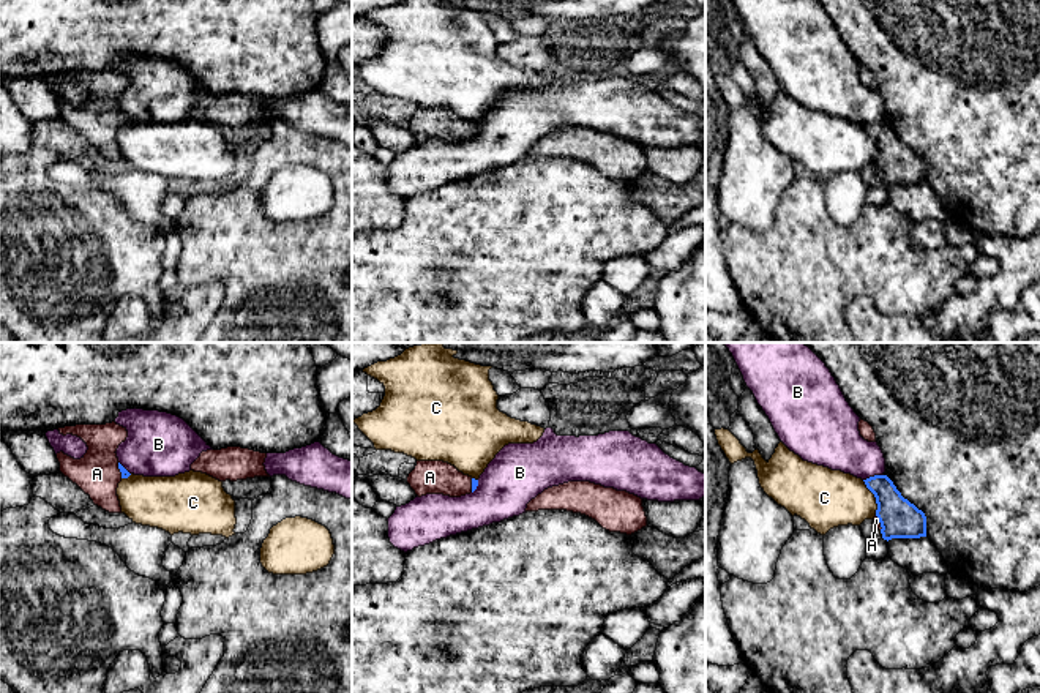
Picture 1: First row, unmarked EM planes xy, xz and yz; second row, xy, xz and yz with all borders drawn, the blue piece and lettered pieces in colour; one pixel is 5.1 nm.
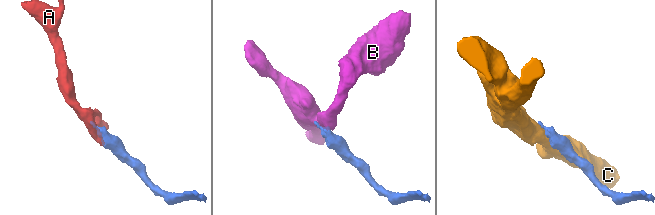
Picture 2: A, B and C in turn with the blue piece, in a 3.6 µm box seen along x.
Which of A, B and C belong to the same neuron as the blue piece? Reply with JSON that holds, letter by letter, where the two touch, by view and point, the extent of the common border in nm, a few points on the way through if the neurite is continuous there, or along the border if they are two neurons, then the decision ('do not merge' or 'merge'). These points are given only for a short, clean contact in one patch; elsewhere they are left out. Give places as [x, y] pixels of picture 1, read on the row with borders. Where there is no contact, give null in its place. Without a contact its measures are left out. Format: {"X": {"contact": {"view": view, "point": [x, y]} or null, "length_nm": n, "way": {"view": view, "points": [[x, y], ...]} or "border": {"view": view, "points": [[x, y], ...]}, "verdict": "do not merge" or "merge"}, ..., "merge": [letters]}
{"A": {"contact": {"view": "xy", "point": [120, 471]}, "length_nm": 80, "verdict": "merge"}, "B": {"contact": {"view": "yz", "point": [875, 475]}, "length_nm": 110, "border": {"view": "yz", "points": [[882, 474], [875, 474], [864, 480]]}, "verdict": "do not merge"}, "C": {"contact": {"view": "yz", "point": [875, 496]}, "length_nm": 200, "verdict": "do not merge"}, "merge": ["A"]}

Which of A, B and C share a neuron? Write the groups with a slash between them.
A / B / C

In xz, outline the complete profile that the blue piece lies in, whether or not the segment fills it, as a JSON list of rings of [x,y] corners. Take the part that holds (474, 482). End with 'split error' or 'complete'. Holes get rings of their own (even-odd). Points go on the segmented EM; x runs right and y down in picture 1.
[[[417,461],[415,469],[407,477],[407,483],[418,497],[426,494],[461,497],[473,493],[478,486],[478,480],[464,475],[443,461]]]; split error

